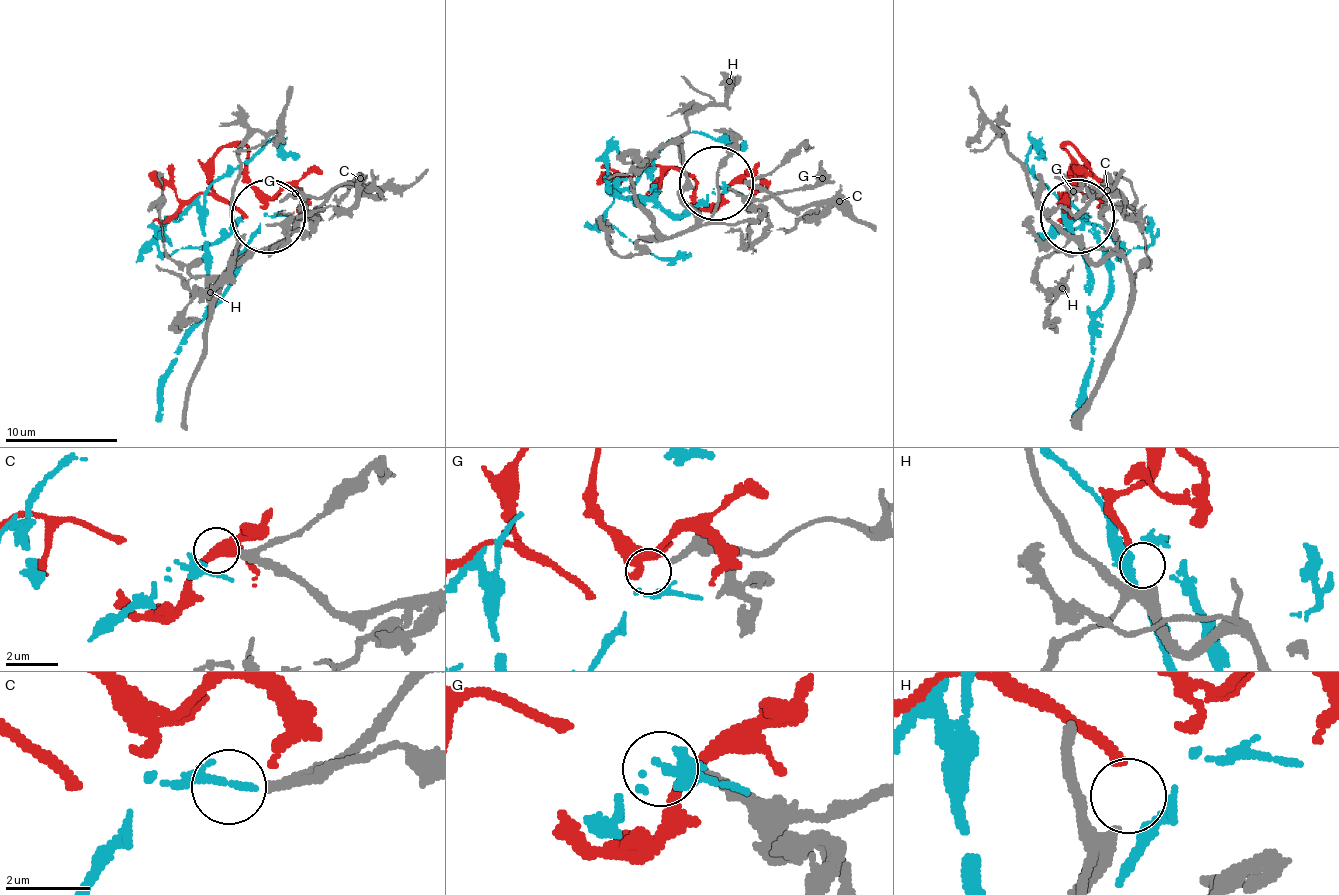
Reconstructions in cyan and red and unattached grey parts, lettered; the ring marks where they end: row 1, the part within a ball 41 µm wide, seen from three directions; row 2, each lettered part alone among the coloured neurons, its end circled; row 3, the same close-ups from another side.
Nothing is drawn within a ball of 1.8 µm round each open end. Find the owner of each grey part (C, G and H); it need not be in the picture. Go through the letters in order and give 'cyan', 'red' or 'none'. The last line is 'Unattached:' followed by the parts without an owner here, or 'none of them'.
C: cyan
G: none
H: red
Unattached: G

